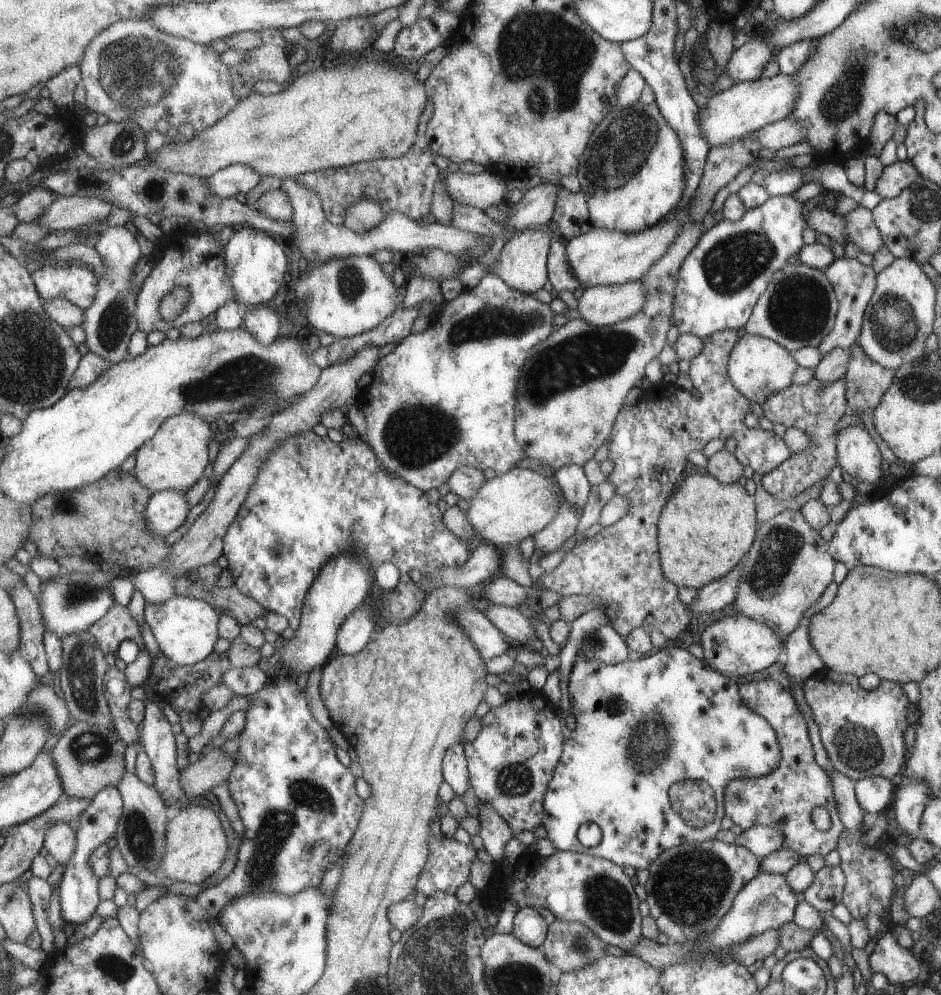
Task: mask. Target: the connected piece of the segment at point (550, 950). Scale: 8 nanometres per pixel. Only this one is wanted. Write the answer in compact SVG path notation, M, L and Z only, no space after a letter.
M579 922L549 924L543 940L543 957L562 972L581 970L605 955L605 945Z

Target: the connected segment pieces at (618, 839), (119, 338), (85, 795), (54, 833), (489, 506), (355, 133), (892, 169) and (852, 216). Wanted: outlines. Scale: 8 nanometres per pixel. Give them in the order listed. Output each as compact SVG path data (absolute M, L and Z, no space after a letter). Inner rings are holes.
M664 645L663 649L651 656L645 656L637 661L626 659L619 664L603 664L597 660L581 658L576 656L573 662L573 668L569 672L567 692L569 692L569 712L575 719L575 727L570 732L565 733L561 755L553 776L547 784L545 797L542 805L542 826L546 831L547 840L555 848L555 851L567 851L573 853L584 853L593 857L603 857L607 861L613 862L618 866L623 866L630 871L636 871L647 868L651 862L658 858L659 854L667 849L689 844L689 842L703 842L714 839L719 833L719 820L723 814L723 800L725 796L725 786L733 778L756 778L769 774L777 762L779 762L778 738L771 730L771 726L751 712L739 700L739 692L735 682L731 682L725 675L719 674L713 668L707 665L705 660L693 658L687 650L675 648L672 645ZM584 822L596 824L603 836L603 840L592 848L584 848L576 838L579 826Z
M124 225L108 227L108 229L98 238L94 248L103 262L103 268L104 266L106 268L105 270L97 271L98 274L103 274L102 279L99 280L98 296L95 299L94 305L86 310L86 321L83 324L87 333L87 340L85 343L88 345L89 350L106 358L114 365L126 358L131 337L139 331L136 317L139 288L135 286L134 268L140 259L143 258L141 255L143 252L141 252L141 244L139 244L139 240L137 240L136 233L133 234L133 232L131 232L129 228L125 228Z
M88 721L74 722L62 734L51 752L63 782L65 797L81 798L81 800L95 799L101 790L109 786L119 787L126 772L127 744L121 740L115 730L105 726L93 726Z
M57 820L45 834L44 847L59 865L66 868L77 848L77 833L67 822Z
M515 466L513 470L497 473L491 480L485 480L469 499L469 508L464 515L482 542L493 546L517 544L524 538L533 537L555 518L560 506L560 490L553 477Z
M364 60L359 66L355 66L355 68L347 68L347 66L339 66L338 64L329 67L322 65L313 70L313 72L307 72L307 74L303 74L302 76L295 76L283 92L270 95L253 93L248 97L244 97L217 124L213 124L211 128L207 128L203 132L195 132L193 140L183 142L176 138L170 140L170 143L167 140L157 152L149 154L147 160L149 160L149 165L157 166L161 170L169 170L169 172L175 172L175 174L187 174L187 176L200 176L206 179L211 178L216 172L232 164L249 164L261 176L275 176L275 178L285 181L290 178L296 178L303 173L327 170L328 168L341 168L342 166L354 165L361 161L377 160L379 158L397 158L401 154L405 154L410 149L410 146L414 144L418 119L421 117L423 108L427 105L427 100L423 83L420 83L409 70L403 70L399 66L391 66L387 62L377 62L377 60Z
M905 159L896 160L881 171L873 191L877 191L877 194L883 199L894 197L901 193L906 186L911 185L919 176L920 174L917 174L912 162Z
M857 206L844 217L846 218L846 240L853 242L861 253L872 255L883 245L882 235L874 223L873 211Z

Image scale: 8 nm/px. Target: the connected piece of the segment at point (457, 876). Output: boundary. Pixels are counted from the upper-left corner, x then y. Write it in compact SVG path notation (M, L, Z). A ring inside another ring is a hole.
M444 836L441 841L431 838L426 865L423 866L422 873L419 874L418 882L415 882L414 893L421 893L426 898L438 892L454 895L461 884L470 880L471 862L474 861L476 853L477 851L471 843L461 844L461 842Z

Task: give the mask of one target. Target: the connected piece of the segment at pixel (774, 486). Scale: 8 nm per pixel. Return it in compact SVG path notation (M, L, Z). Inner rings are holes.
M839 377L830 383L823 383L819 379L812 378L805 384L795 384L792 382L787 388L772 394L763 402L761 405L763 416L769 419L772 424L777 422L785 426L793 426L813 436L813 443L809 447L801 450L801 452L791 453L781 465L761 477L761 484L769 494L781 500L790 499L800 495L806 488L815 484L817 480L827 480L831 468L837 465L837 439L835 438L836 434L833 434L833 432L839 428L836 422L846 412L845 392L846 380L843 377Z

